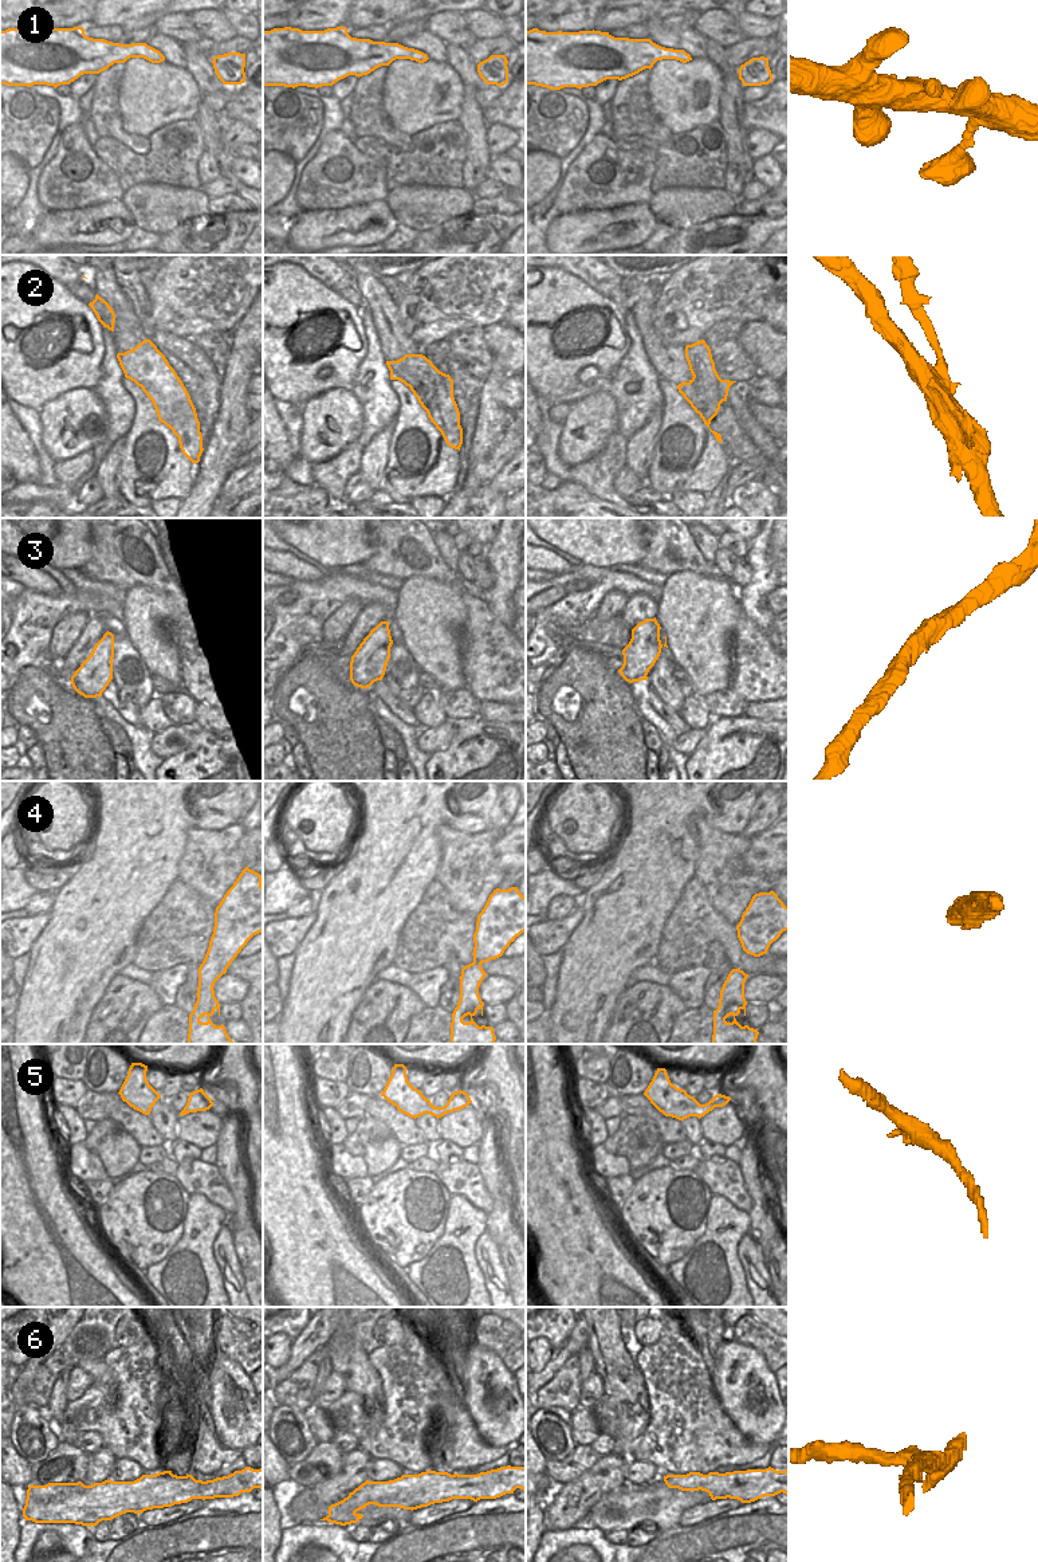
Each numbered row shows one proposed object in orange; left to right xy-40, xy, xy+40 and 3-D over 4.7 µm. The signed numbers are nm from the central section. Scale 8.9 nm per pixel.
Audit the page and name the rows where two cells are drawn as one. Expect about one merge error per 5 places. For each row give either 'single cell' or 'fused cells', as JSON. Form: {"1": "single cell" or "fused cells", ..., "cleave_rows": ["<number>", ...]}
{"1": "single cell", "2": "fused cells", "3": "single cell", "4": "single cell", "5": "single cell", "6": "single cell", "cleave_rows": ["2"]}

